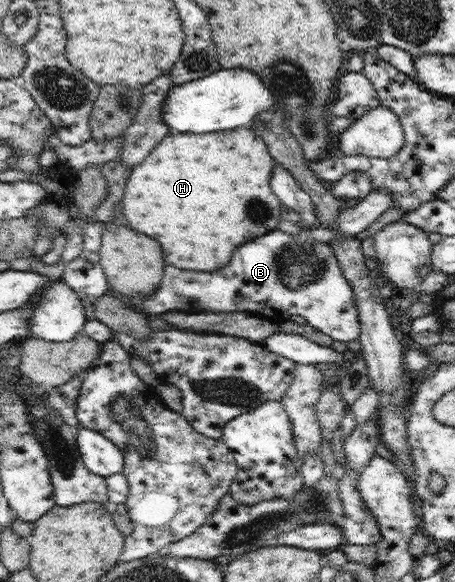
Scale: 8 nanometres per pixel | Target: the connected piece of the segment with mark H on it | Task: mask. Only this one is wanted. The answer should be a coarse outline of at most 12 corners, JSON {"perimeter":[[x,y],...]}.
{"perimeter":[[252,128],[166,136],[128,224],[172,266],[224,268],[279,225]]}

